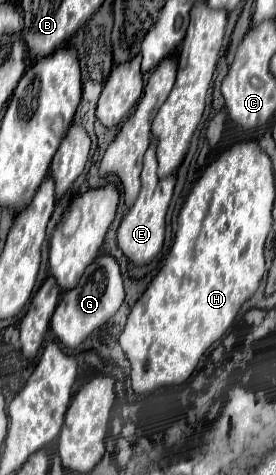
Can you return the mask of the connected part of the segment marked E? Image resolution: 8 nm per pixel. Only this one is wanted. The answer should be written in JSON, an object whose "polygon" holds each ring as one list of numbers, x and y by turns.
{"polygon":[[152,139,146,155,144,155,144,169,142,169,142,191,136,203,130,207,126,217,118,227,118,247,134,265,148,265,164,245,164,221,166,211,172,199,172,191,176,185,176,175,168,175,166,179,156,179,156,141]]}

